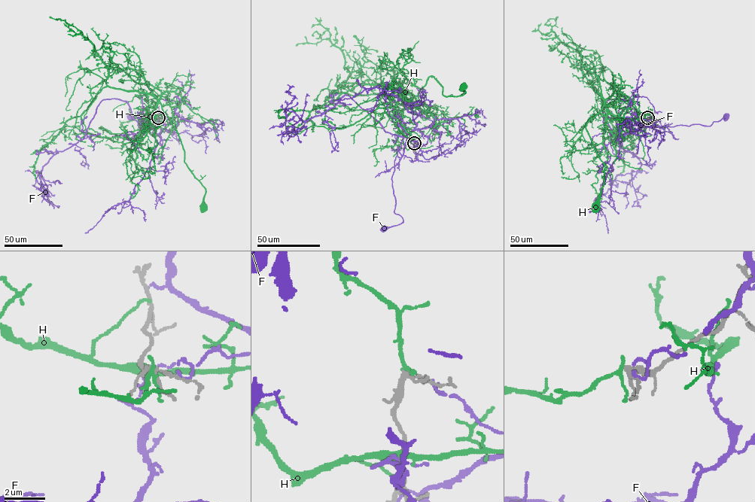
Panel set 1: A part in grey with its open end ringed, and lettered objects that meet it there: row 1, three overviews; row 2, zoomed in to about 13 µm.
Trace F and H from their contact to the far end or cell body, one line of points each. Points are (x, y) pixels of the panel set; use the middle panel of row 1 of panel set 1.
F: (415, 144), (420, 147), (427, 141), (418, 130), (404, 138), (394, 161), (394, 211), (403, 221), (384, 229)
H: (414, 143), (409, 130), (400, 125), (407, 101), (430, 76), (442, 86), (445, 96), (461, 95), (463, 85)

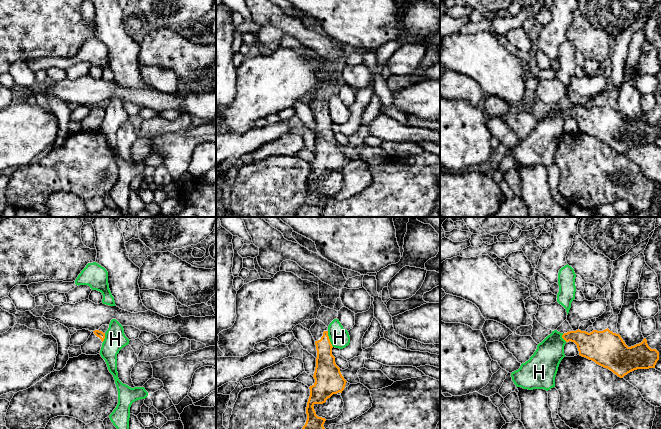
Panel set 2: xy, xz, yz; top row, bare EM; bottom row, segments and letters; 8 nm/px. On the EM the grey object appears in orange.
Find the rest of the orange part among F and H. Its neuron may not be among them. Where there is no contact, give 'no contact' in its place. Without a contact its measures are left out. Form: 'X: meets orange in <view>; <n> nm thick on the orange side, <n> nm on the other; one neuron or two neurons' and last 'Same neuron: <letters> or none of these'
F: no contact; two neurons
H: meets orange in xz; 190 nm thick on the orange side, 160 nm on the other; two neurons
Same neuron: none of these

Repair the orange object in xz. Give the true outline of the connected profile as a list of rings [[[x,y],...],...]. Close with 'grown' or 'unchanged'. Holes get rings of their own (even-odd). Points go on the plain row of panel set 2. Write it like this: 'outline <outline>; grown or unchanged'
outline [[[315,95],[310,108],[315,116],[317,134],[314,148],[315,159],[309,163],[310,172],[307,178],[307,196],[295,217],[322,217],[325,194],[318,193],[314,186],[315,180],[323,180],[333,170],[342,169],[346,156],[340,148],[332,131],[332,120],[328,112],[328,103]]]; grown

